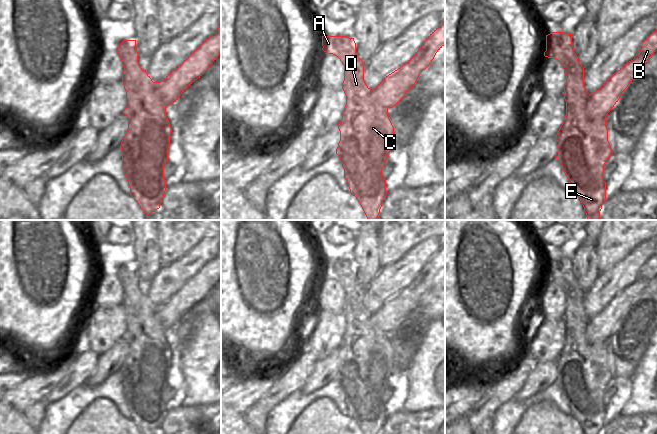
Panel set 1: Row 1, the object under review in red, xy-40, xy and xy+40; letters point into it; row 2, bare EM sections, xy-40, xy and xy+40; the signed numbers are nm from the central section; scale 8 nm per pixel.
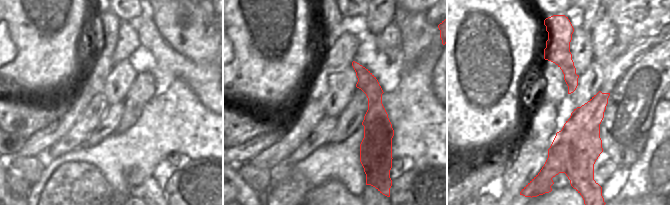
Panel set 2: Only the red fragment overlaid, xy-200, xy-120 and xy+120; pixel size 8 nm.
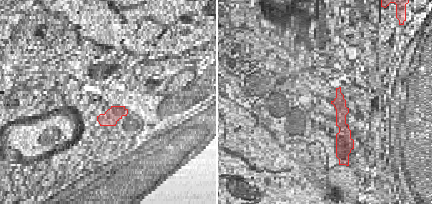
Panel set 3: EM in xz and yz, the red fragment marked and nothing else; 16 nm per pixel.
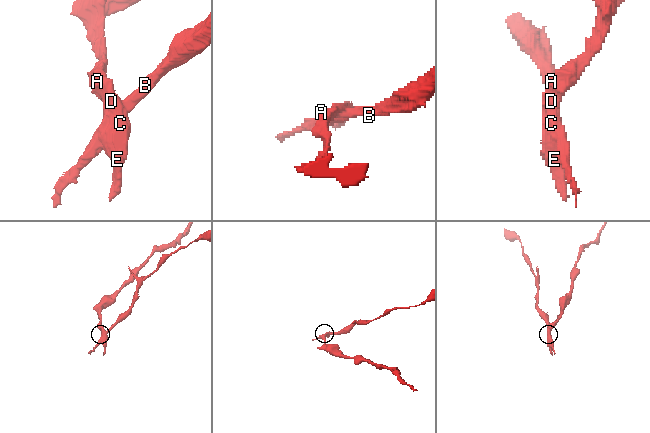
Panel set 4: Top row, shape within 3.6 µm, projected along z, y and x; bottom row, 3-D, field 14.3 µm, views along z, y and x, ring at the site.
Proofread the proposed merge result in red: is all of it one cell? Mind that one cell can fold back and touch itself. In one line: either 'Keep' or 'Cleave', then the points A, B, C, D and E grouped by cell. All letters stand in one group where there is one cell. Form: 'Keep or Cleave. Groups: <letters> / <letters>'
Cleave. Groups: A C D E / B.

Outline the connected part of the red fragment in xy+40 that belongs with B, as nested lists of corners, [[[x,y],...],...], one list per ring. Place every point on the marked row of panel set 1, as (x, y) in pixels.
[[[657,29],[644,40],[633,60],[624,64],[590,94],[586,105],[588,115],[595,120],[606,120],[608,113],[618,102],[622,93],[656,51]]]

